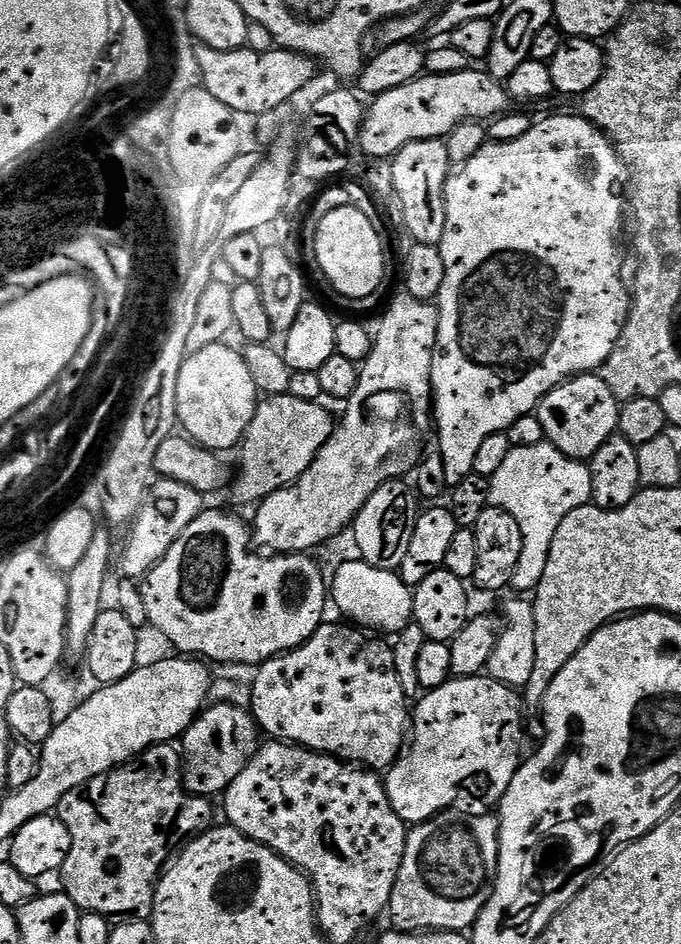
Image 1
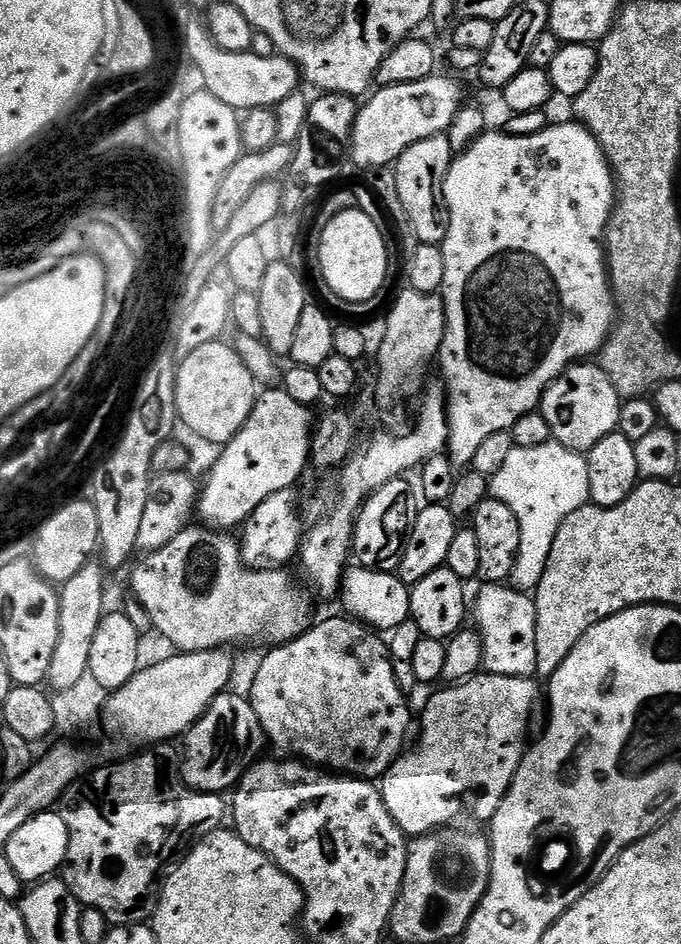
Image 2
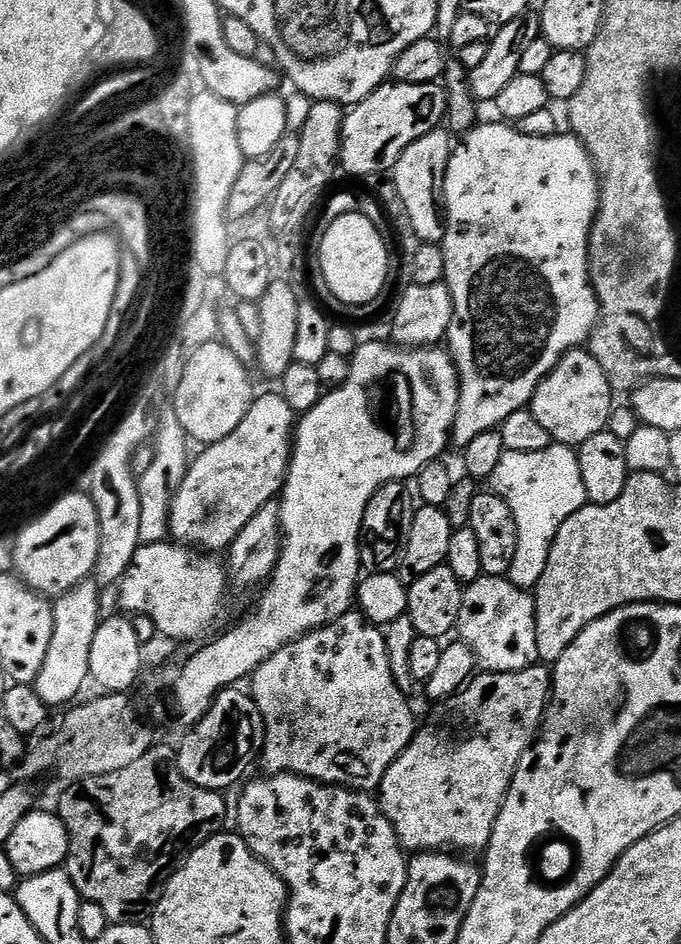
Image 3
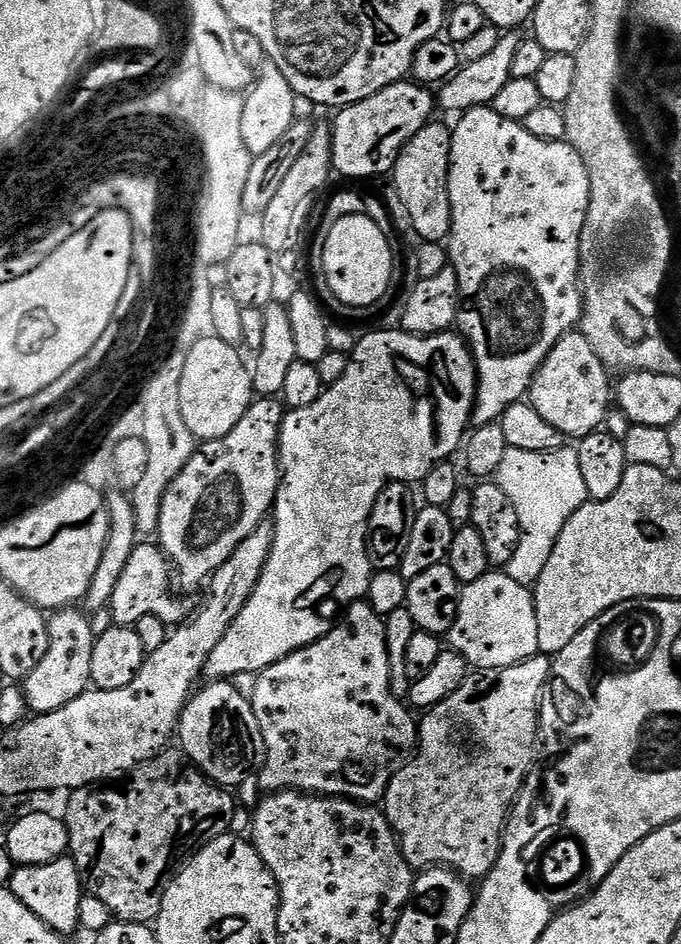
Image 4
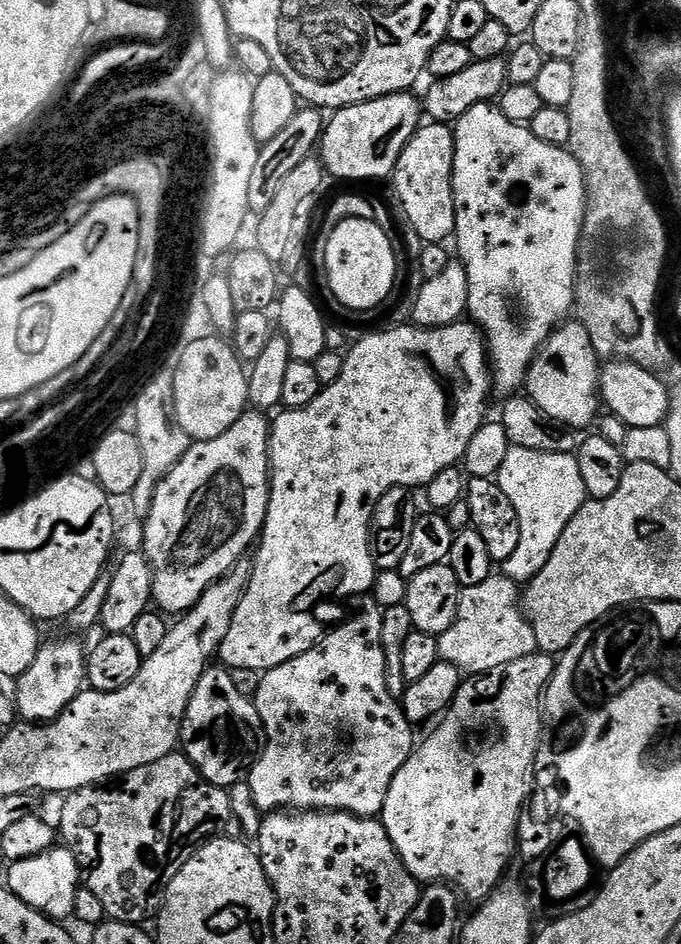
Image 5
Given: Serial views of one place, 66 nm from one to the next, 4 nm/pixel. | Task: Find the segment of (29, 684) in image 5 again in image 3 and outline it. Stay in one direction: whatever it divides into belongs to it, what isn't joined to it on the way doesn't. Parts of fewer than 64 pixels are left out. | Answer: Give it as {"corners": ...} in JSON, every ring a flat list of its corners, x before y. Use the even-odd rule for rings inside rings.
{"corners":[[89,578,75,584,69,592,55,597,52,604,54,634,50,634,50,651,46,654,46,662,42,662,42,670,38,670,34,685,38,698,47,706,71,705,77,699,75,696,83,690,84,683,89,683,90,649,94,647,94,634,98,634,102,619,100,592,101,585]]}

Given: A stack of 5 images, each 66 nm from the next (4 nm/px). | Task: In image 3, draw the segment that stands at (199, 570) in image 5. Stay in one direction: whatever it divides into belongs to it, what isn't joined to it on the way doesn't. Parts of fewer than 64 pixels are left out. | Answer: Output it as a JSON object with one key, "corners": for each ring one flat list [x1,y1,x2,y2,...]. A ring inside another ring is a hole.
{"corners":[[272,390,265,396,257,395,246,410,246,418,238,422,234,434,226,434,226,438,207,445,201,451,204,453,189,463,186,478,172,499,172,513,168,519,171,539,212,554,227,550,234,538,238,538,242,526,246,526,246,522,250,522,250,518,254,518,262,506,273,503,279,497,284,487,284,476,288,473,288,462,292,459,292,442,297,423,297,413,286,406,286,398,282,398,279,391]]}

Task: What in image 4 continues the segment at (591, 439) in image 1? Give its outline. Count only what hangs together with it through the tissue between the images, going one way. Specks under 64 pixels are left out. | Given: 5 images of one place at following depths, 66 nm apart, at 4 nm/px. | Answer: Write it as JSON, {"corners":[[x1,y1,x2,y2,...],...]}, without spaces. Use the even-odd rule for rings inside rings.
{"corners":[[573,330,558,341,554,350,550,350,534,374,526,400,565,438,583,438,597,431,610,411,614,388,610,380,608,384,608,376,609,369,604,367,598,354,594,354,594,346,586,342,583,332]]}

